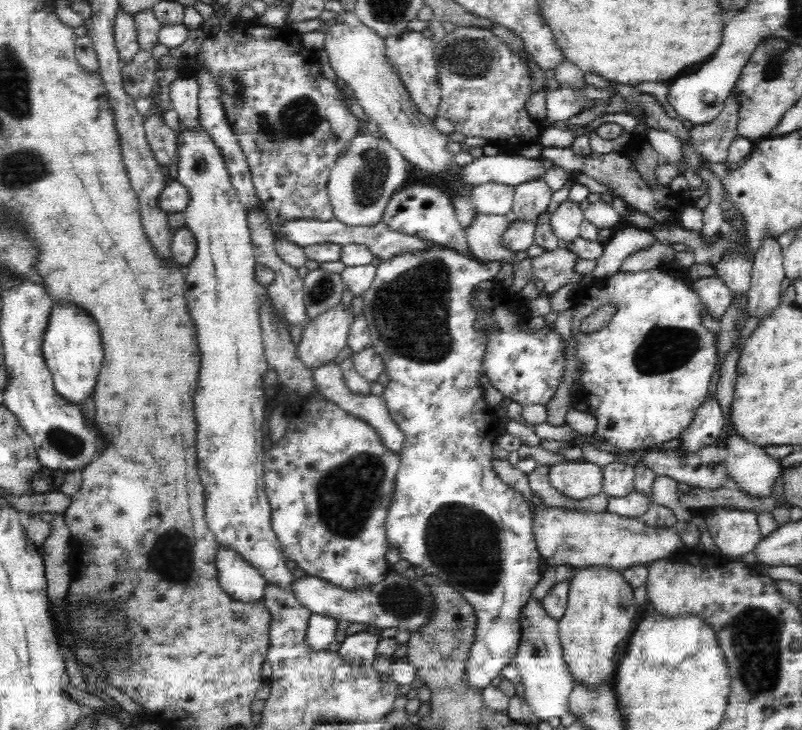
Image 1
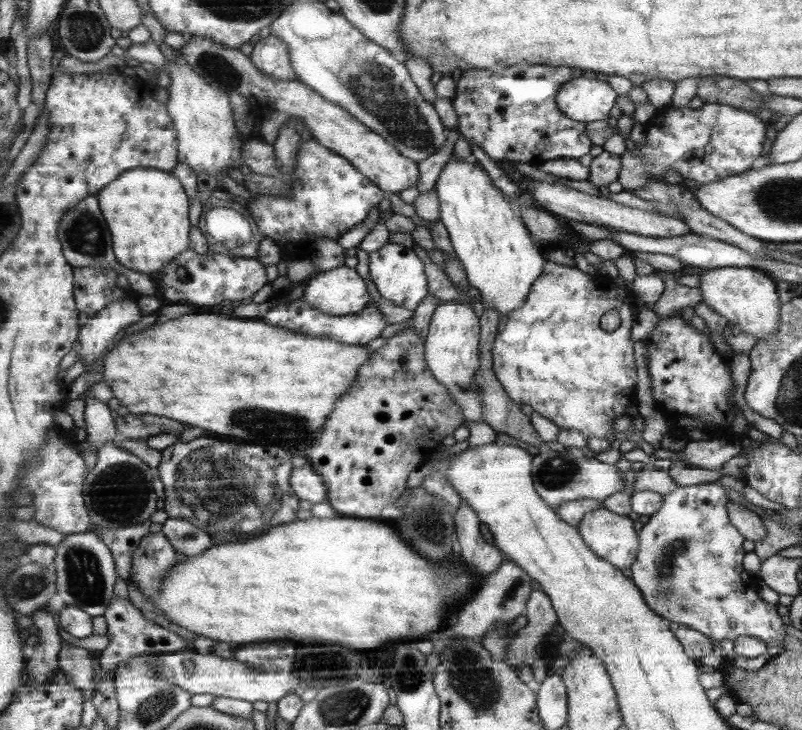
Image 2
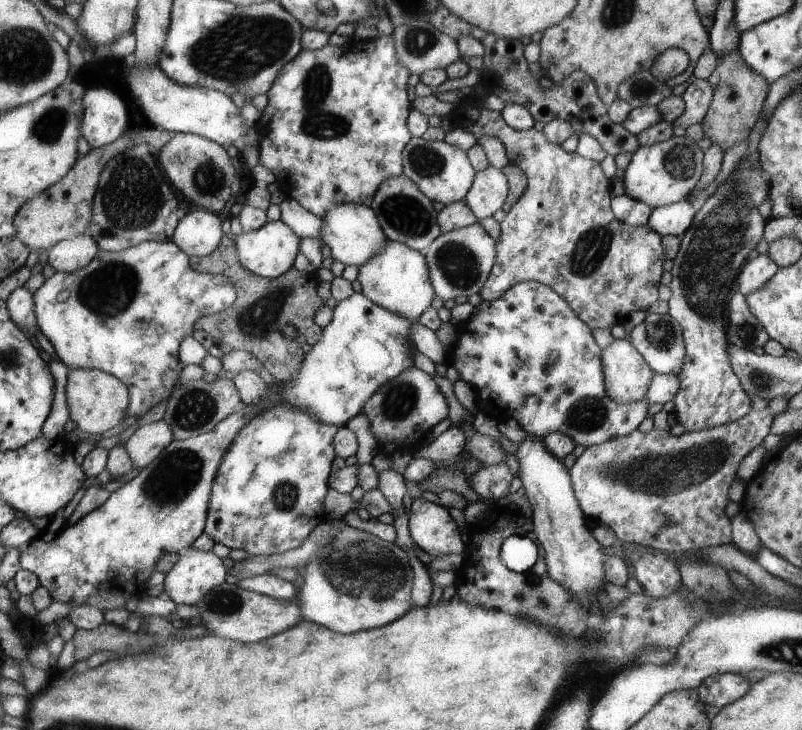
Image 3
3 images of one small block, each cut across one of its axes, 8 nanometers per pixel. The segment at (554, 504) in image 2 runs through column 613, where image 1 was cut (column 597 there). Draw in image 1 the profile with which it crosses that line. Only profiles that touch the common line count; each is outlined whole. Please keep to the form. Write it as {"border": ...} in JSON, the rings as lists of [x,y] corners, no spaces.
{"border":[[[539,454],[540,468],[548,468],[551,485],[556,490],[574,498],[584,500],[602,491],[603,468],[584,458],[568,460],[561,455]]]}

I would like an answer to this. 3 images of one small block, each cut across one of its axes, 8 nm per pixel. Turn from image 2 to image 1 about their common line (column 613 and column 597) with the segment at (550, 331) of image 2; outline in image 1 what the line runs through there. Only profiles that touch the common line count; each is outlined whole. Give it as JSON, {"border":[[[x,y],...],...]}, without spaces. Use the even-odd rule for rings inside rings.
{"border":[[[672,266],[640,272],[618,271],[600,284],[600,292],[598,286],[588,290],[578,287],[572,298],[571,330],[576,342],[576,360],[582,368],[580,392],[584,394],[589,414],[597,420],[596,436],[620,450],[642,450],[678,438],[708,397],[708,386],[718,362],[715,334],[702,325],[700,317],[709,312],[700,297],[679,278],[673,277],[676,272]],[[605,304],[616,307],[608,325],[592,334],[582,333],[582,320]]]}

